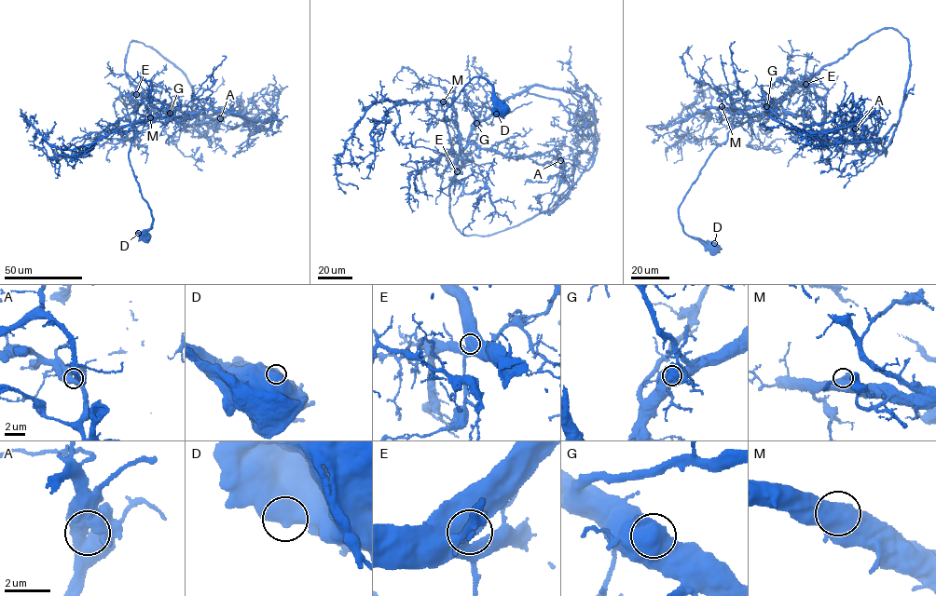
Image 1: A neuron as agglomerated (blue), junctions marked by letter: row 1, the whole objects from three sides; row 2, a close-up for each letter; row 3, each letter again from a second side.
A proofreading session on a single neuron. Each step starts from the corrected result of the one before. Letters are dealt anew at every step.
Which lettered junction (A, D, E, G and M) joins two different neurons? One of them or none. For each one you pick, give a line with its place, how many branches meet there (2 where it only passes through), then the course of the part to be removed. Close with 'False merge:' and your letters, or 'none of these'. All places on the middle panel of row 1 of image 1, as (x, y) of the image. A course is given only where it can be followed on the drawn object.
False merge: none of these

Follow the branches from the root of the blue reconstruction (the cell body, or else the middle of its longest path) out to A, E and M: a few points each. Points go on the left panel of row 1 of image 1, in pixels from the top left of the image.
A: (144, 238), (151, 209), (128, 156), (143, 99), (158, 116), (186, 124), (213, 121), (217, 128), (220, 118)
E: (144, 238), (152, 227), (151, 209), (143, 197), (128, 156), (132, 124), (141, 100), (136, 94)
M: (144, 238), (152, 227), (151, 209), (143, 197), (128, 156), (132, 124), (142, 102), (155, 118), (150, 117)

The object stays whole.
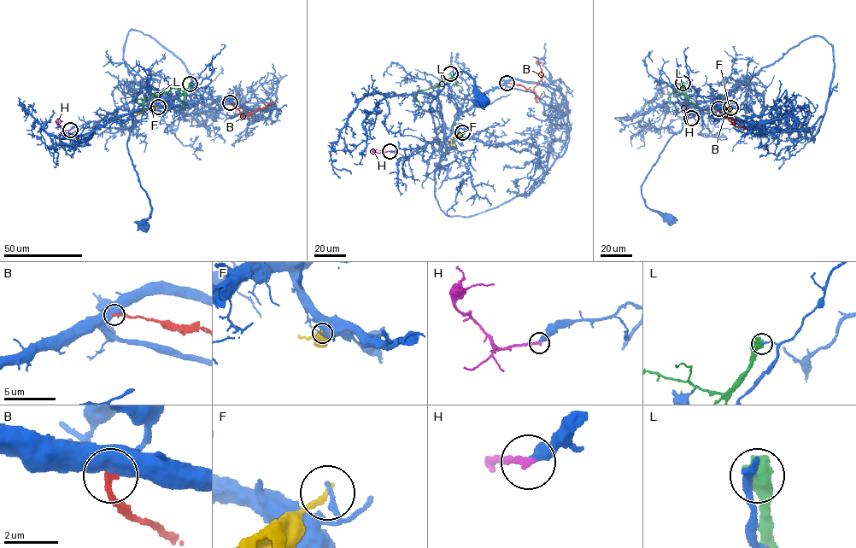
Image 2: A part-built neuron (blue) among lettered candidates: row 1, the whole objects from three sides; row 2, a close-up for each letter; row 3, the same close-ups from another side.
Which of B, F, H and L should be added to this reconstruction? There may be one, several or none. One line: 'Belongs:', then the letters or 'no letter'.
Belongs: H

